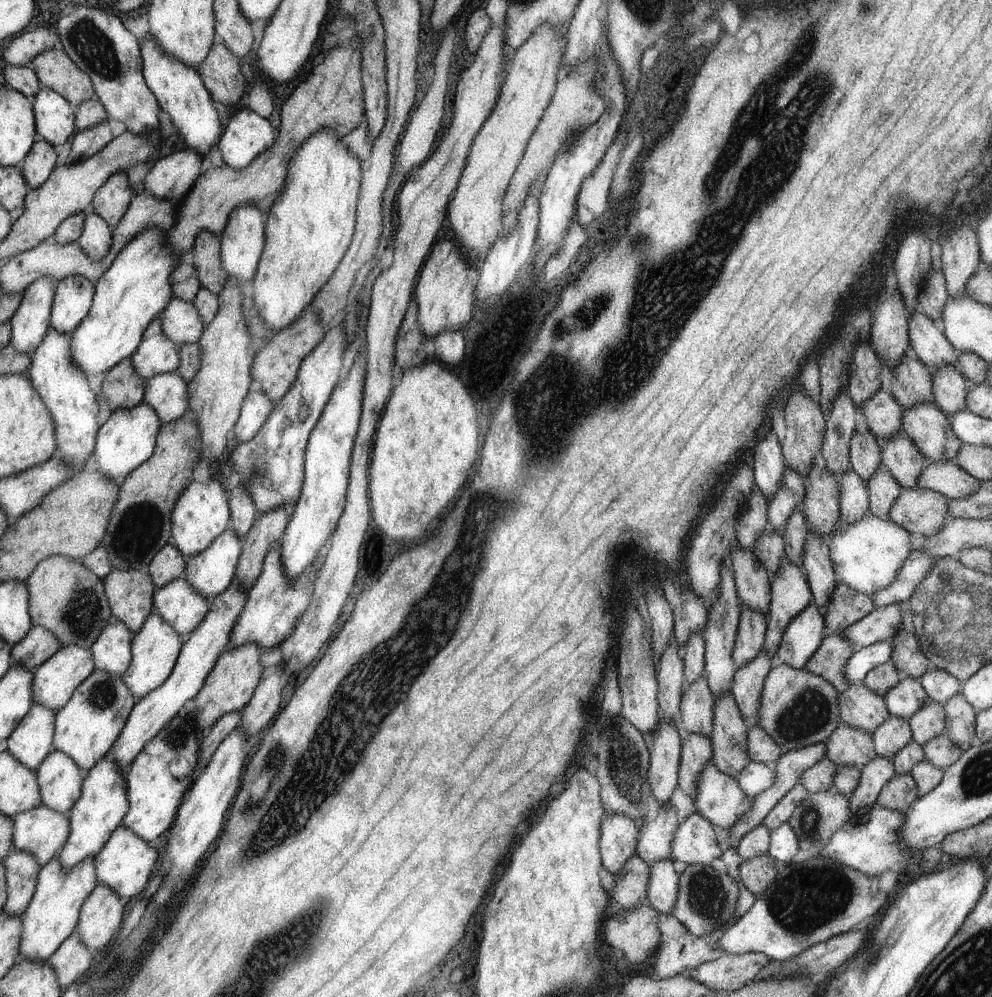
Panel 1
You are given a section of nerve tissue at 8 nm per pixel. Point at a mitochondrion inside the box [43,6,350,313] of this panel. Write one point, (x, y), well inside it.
(89, 43)

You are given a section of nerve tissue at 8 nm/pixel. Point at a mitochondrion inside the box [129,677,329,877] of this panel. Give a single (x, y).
(176, 739)

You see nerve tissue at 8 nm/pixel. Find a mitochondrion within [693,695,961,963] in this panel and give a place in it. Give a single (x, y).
(802, 902)

